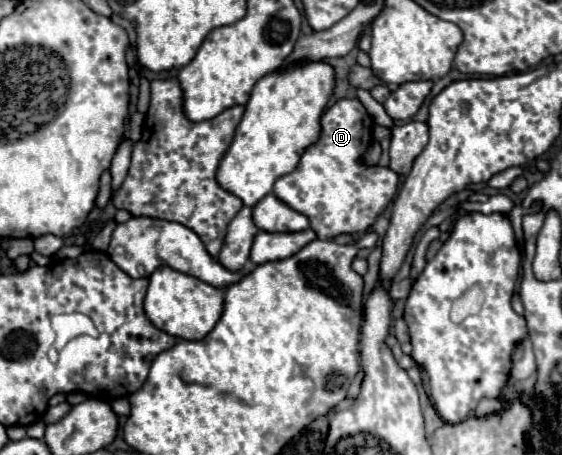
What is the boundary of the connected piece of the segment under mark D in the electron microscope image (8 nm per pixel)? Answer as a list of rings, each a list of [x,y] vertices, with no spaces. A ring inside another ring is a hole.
[[[342,98],[320,118],[320,138],[310,144],[294,172],[274,184],[274,196],[310,220],[310,228],[320,240],[330,240],[342,232],[366,232],[378,214],[384,212],[398,188],[398,174],[390,168],[362,166],[358,158],[372,144],[372,116],[358,98]]]

